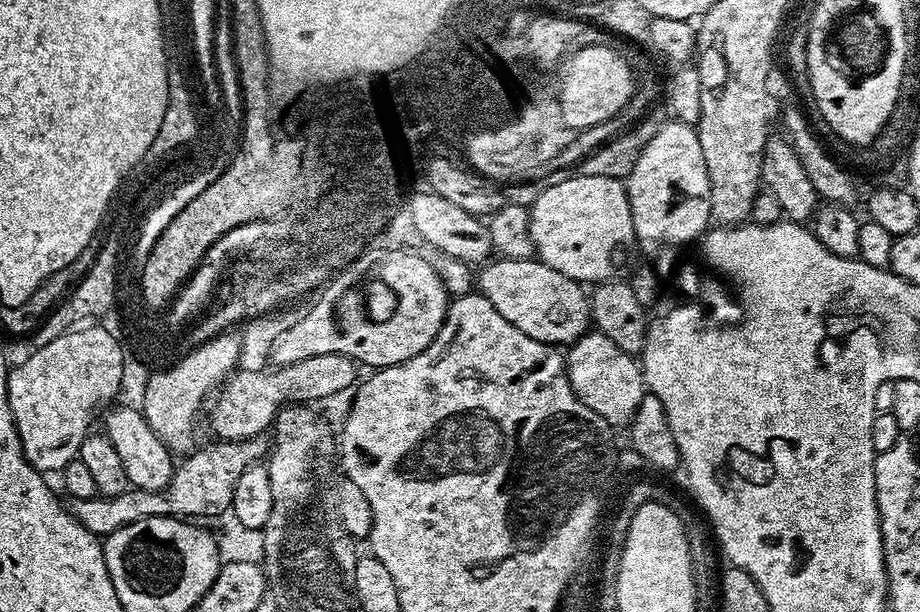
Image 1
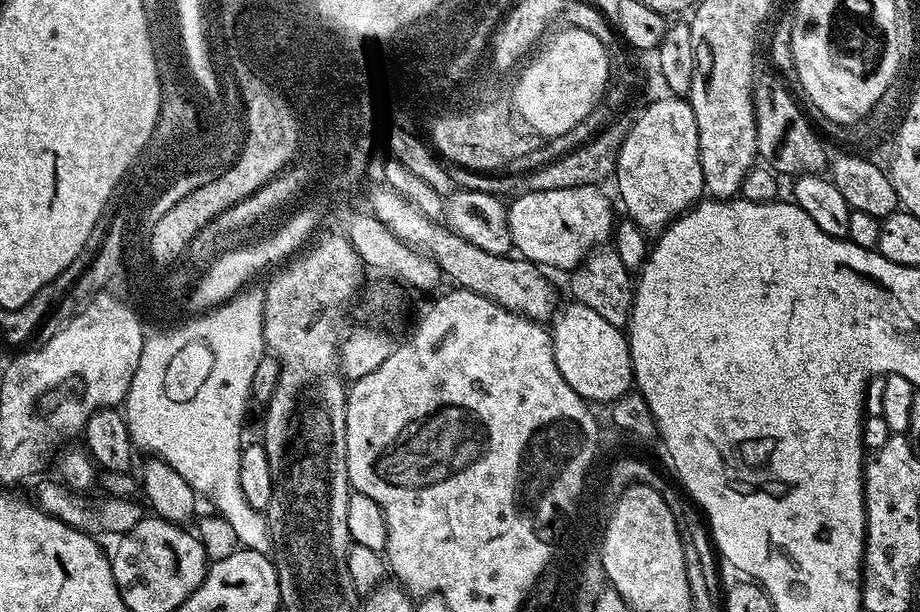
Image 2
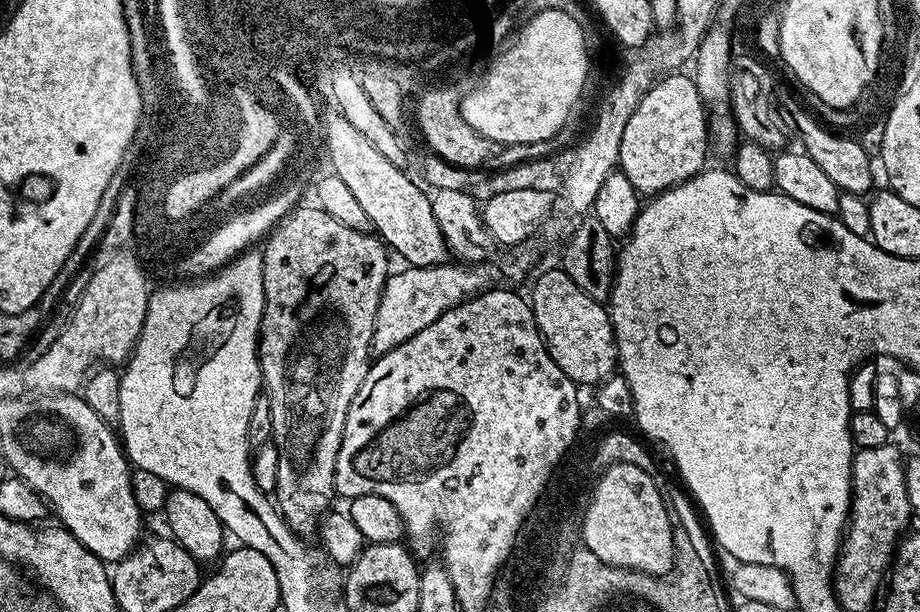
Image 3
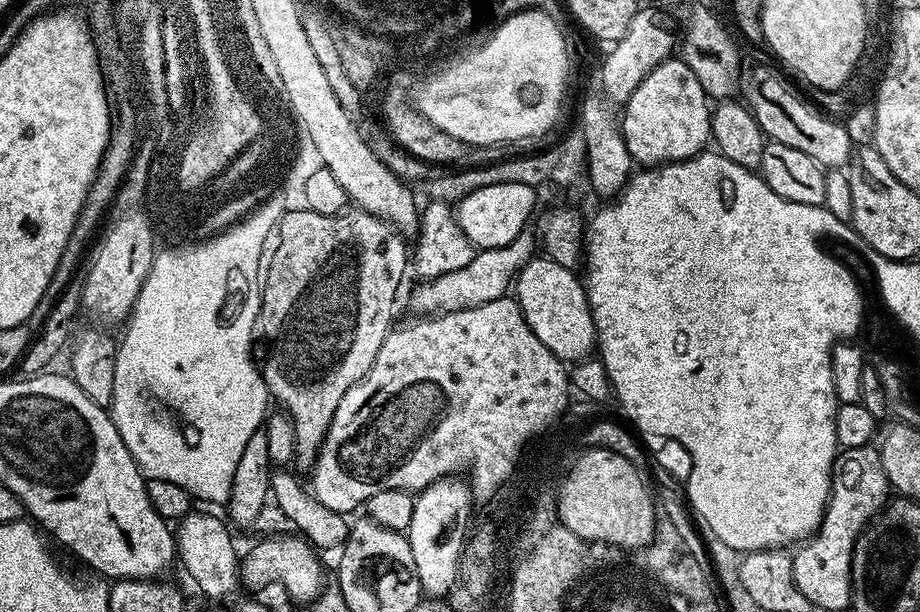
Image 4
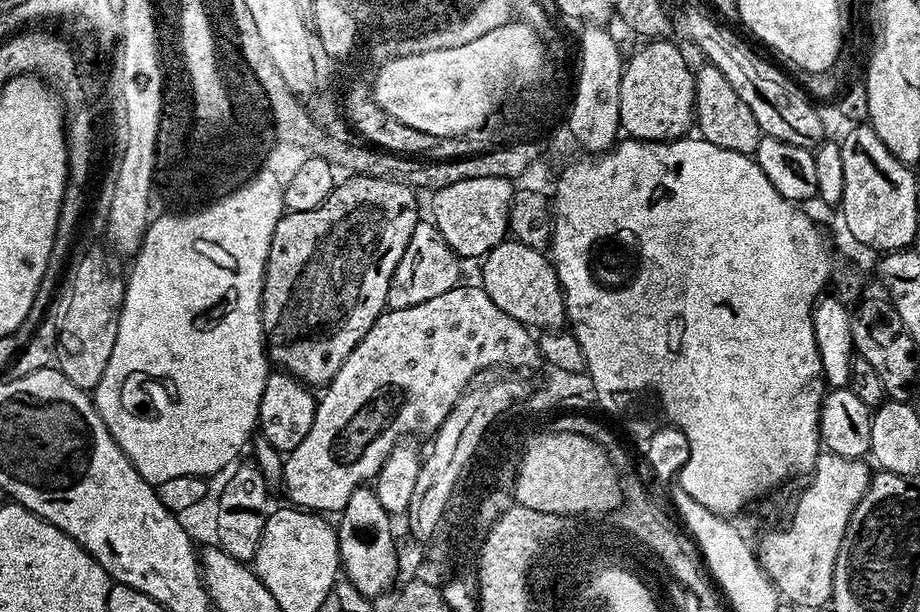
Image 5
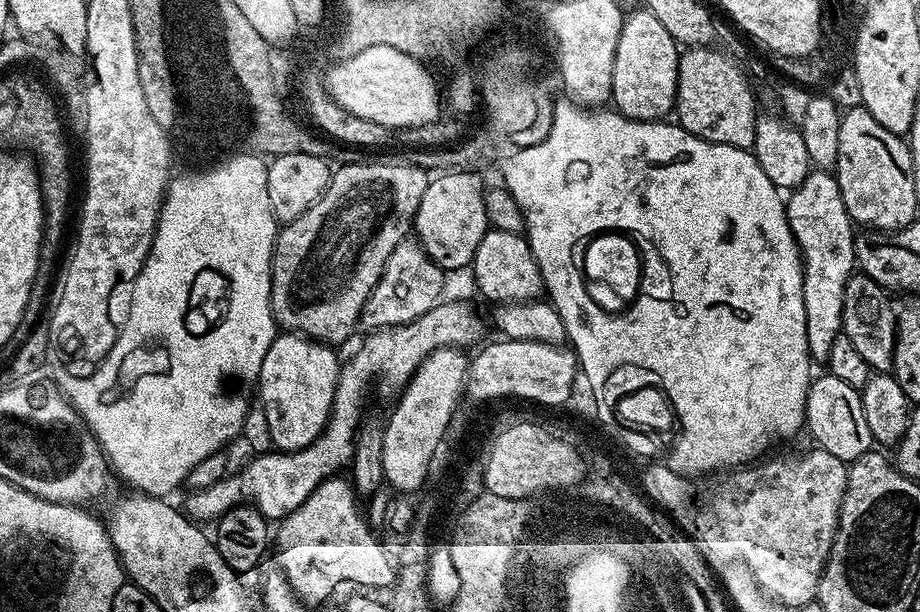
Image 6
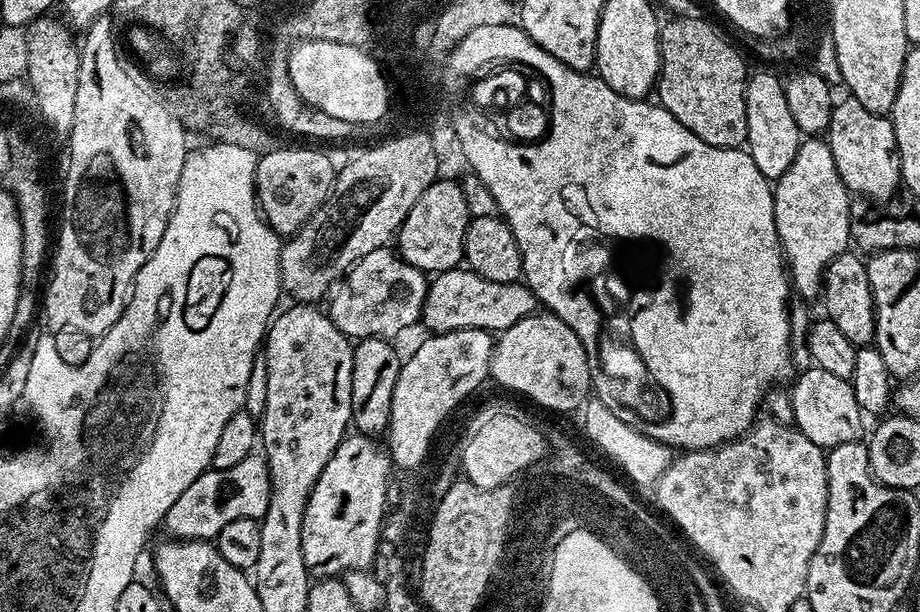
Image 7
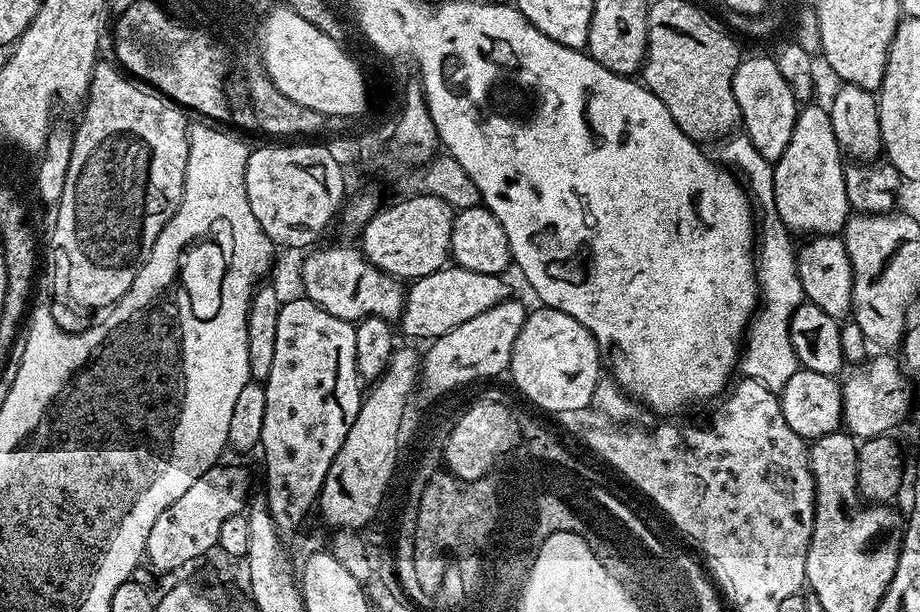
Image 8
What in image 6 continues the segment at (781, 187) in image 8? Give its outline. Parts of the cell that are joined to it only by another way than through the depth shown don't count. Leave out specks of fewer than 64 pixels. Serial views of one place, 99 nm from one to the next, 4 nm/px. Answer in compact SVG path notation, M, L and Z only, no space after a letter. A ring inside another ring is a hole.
M828 170L809 171L806 179L794 189L786 200L786 211L790 230L800 247L800 259L804 261L804 281L802 282L802 302L806 306L806 342L808 353L813 361L827 361L830 346L834 346L834 338L842 332L842 298L846 294L846 282L854 274L856 262L856 237L850 214L846 210L846 202L842 202L842 190L838 186L835 175Z

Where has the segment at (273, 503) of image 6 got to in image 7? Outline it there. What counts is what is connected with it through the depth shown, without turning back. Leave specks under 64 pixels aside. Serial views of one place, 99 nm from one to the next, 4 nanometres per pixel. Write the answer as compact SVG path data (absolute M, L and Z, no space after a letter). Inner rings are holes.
M251 454L236 466L229 469L216 469L209 467L190 487L170 506L170 510L164 515L163 527L168 527L173 537L182 540L207 540L215 541L219 532L227 523L238 522L239 520L261 521L264 519L266 510L270 506L270 494L272 493L272 476L268 473L268 465L259 455Z

